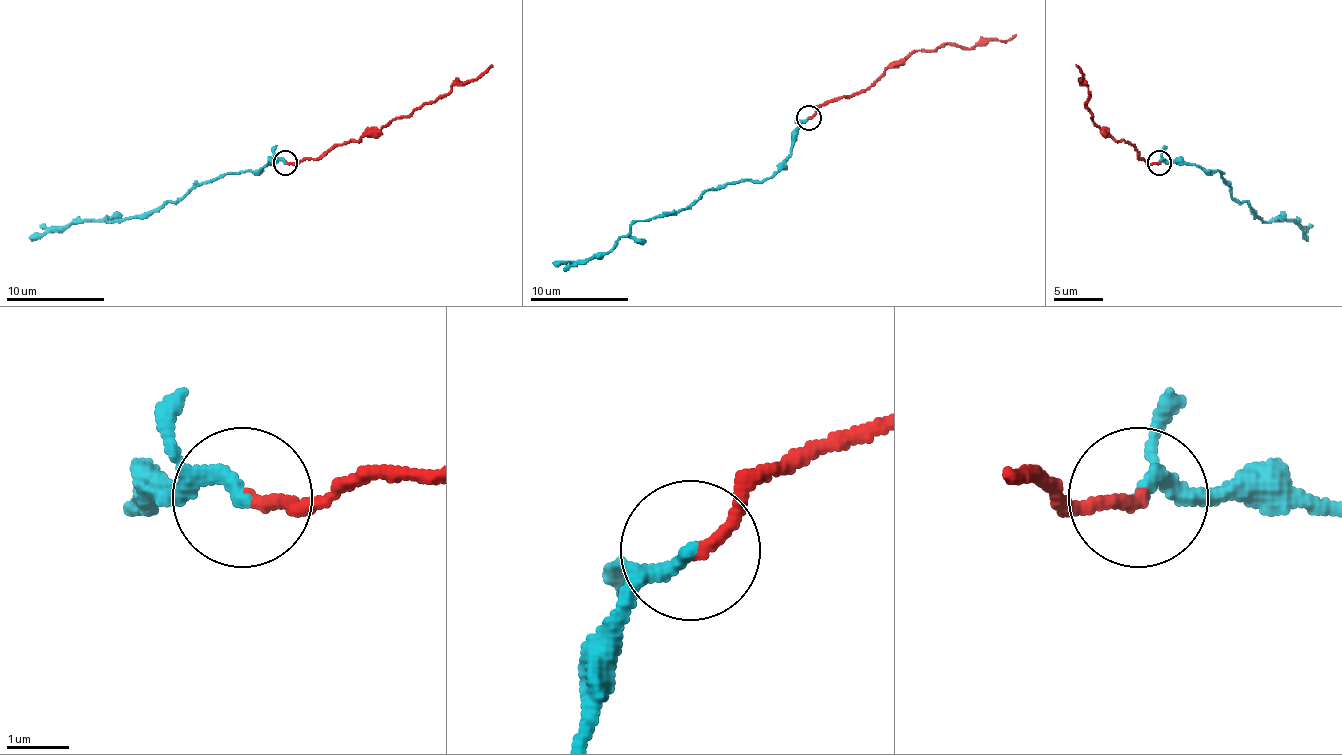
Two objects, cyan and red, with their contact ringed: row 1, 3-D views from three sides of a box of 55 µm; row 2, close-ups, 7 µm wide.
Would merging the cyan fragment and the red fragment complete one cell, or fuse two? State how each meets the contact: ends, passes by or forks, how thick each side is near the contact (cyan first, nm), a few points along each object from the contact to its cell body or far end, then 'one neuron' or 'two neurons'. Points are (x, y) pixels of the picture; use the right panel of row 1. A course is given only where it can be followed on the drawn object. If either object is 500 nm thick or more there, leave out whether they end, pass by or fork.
cyan passes by | red ends | 180/190 nm | cyan via (1160, 162), (1196, 164), (1223, 174), (1231, 196), (1253, 208), (1263, 221), (1295, 223), (1304, 238) | red via (1160, 162), (1150, 164), (1140, 159), (1130, 145), (1108, 135), (1091, 118), (1086, 103), (1086, 86), (1076, 64) | one neuron

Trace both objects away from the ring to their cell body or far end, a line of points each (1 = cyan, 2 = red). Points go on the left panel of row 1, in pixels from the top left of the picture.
1: (286, 162), (273, 162), (202, 181), (183, 196), (156, 208), (111, 221), (70, 223), (60, 230), (28, 238)
2: (286, 162), (318, 159), (337, 145), (376, 132), (389, 120), (408, 118), (455, 86), (475, 81), (492, 64)

